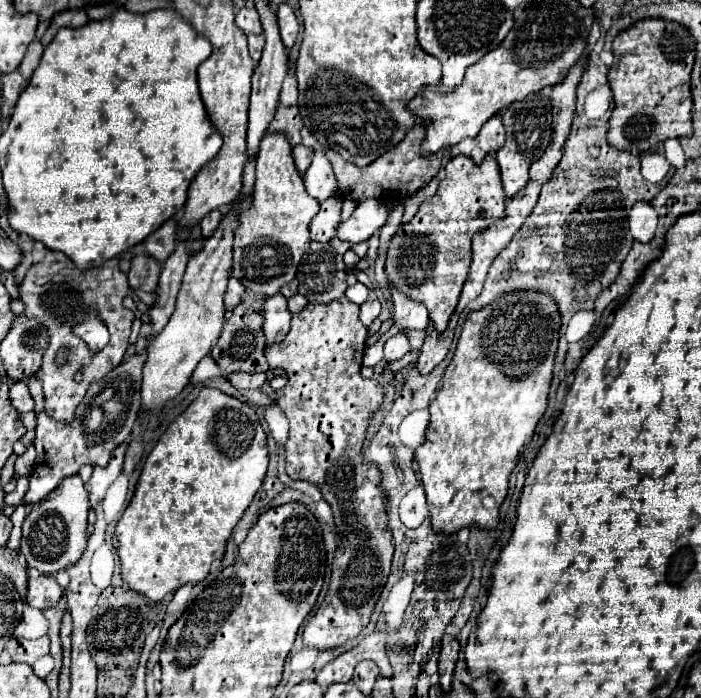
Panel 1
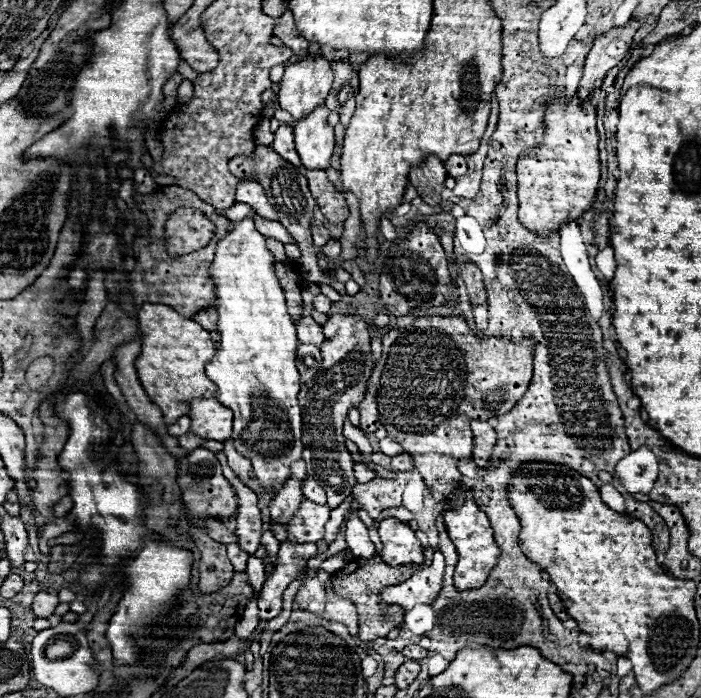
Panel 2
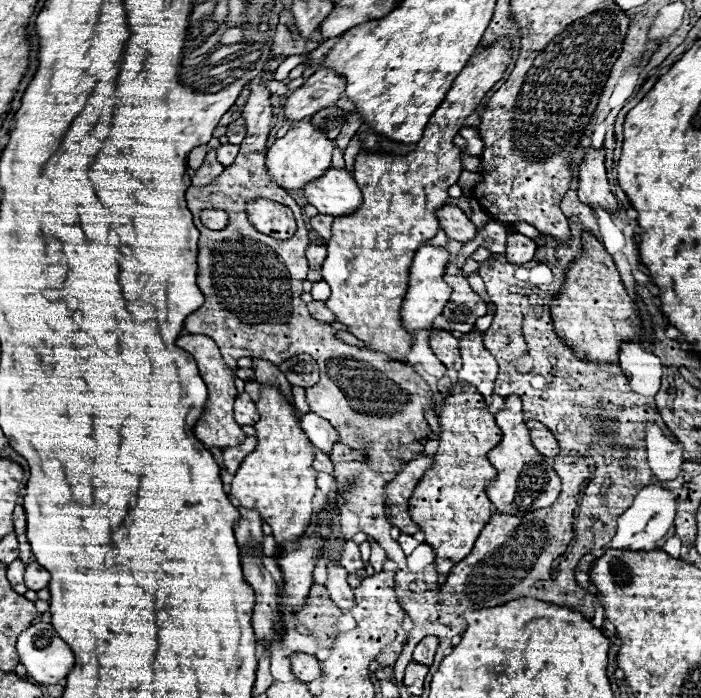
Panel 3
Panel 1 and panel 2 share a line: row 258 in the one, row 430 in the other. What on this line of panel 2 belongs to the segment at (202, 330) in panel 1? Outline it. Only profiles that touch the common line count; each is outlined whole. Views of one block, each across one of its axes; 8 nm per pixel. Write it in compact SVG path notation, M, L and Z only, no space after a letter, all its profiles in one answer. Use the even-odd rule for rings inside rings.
M190 400L190 420L192 434L204 440L224 442L232 434L232 412L214 400Z

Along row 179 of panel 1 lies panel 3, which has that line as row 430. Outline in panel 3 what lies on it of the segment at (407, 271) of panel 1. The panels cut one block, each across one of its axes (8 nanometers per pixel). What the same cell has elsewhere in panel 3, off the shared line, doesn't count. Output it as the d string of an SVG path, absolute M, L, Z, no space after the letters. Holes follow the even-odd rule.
M457 383L448 392L450 396L438 414L442 432L434 464L414 488L408 508L412 520L426 534L424 542L436 554L436 568L454 568L454 564L464 560L490 522L494 510L486 494L486 484L496 478L496 468L488 462L486 454L500 442L500 428L494 422L494 414L488 412L484 398L474 386Z

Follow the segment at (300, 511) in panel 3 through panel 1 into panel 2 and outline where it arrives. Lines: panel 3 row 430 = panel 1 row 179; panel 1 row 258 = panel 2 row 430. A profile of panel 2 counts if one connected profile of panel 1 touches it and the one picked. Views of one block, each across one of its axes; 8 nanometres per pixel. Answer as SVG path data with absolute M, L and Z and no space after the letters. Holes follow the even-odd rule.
M252 216L234 222L232 230L218 240L216 256L212 262L212 280L216 284L216 310L220 348L206 364L206 376L218 386L218 402L234 412L234 446L252 460L254 474L266 488L278 490L290 472L290 464L302 458L302 412L298 406L300 380L296 370L296 328L286 308L284 290L274 272L274 256L266 248L266 238L256 230Z

